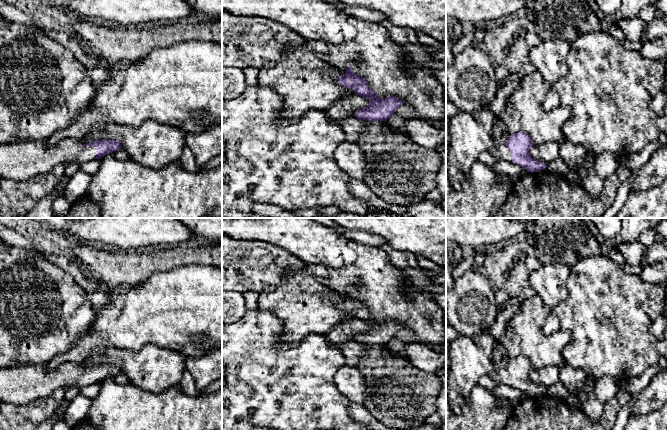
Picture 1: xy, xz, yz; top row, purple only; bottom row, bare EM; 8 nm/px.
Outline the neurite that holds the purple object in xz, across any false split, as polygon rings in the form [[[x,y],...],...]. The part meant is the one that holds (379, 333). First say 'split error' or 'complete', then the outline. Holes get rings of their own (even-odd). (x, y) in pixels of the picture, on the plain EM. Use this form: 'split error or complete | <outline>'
complete | [[[351,291],[345,292],[345,298],[339,300],[338,306],[348,313],[353,313],[355,318],[370,324],[370,329],[355,336],[355,341],[366,345],[387,345],[396,332],[404,327],[396,321],[386,320],[379,323],[369,311],[367,305],[352,295]]]

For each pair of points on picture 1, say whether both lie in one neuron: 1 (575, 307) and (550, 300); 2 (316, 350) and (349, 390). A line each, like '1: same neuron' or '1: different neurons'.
1: different neurons
2: different neurons

